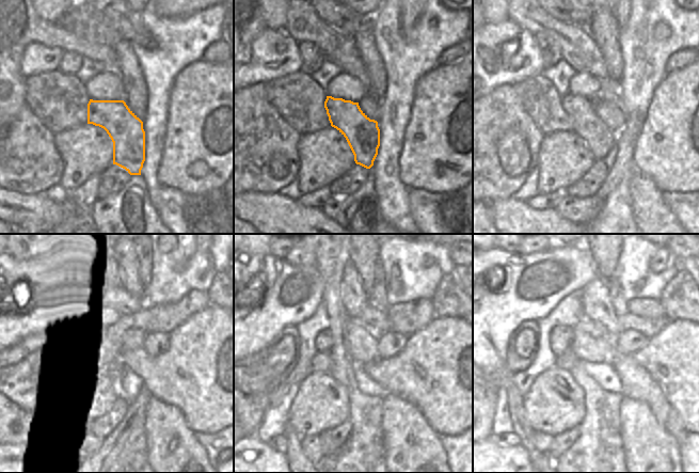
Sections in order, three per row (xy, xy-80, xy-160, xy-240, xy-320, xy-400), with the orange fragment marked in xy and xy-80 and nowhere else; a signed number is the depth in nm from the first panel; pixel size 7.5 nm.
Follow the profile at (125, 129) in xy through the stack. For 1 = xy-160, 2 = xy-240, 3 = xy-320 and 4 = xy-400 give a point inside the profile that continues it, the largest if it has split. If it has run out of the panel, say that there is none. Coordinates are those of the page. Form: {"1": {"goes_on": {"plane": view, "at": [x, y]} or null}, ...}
{"1": {"goes_on": {"plane": "xy-160", "at": [599, 139]}}, "2": {"goes_on": {"plane": "xy-240", "at": [114, 373]}}, "3": {"goes_on": {"plane": "xy-320", "at": [323, 341]}}, "4": {"goes_on": {"plane": "xy-400", "at": [560, 336]}}}

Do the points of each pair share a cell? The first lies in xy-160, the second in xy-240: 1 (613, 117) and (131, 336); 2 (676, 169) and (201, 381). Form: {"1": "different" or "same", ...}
{"1": "different", "2": "same"}

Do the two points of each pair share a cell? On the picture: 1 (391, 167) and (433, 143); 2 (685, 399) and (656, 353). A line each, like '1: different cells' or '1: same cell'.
1: different cells
2: same cell

